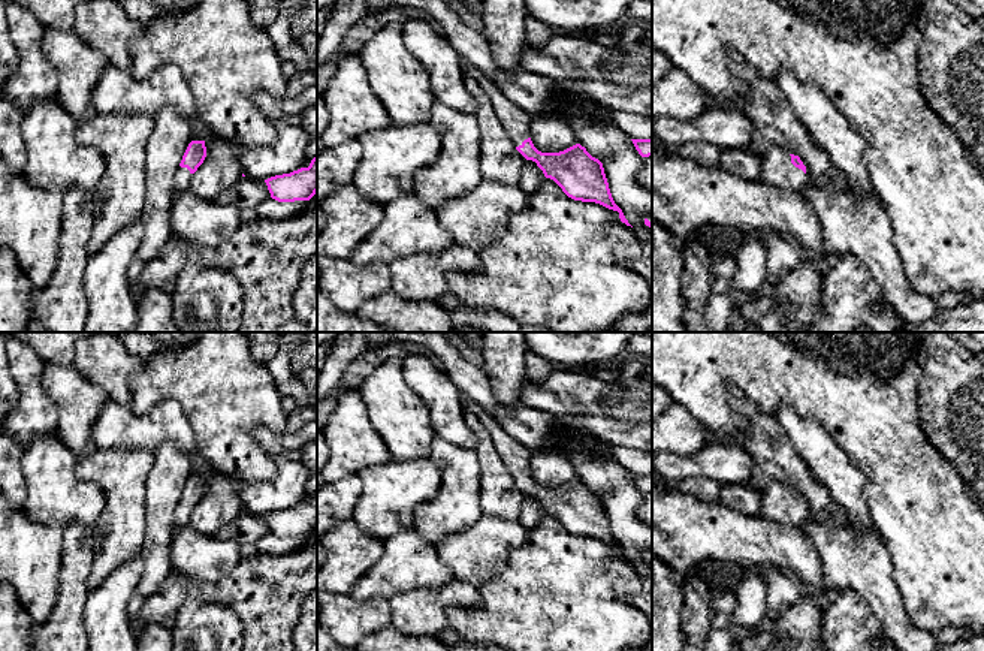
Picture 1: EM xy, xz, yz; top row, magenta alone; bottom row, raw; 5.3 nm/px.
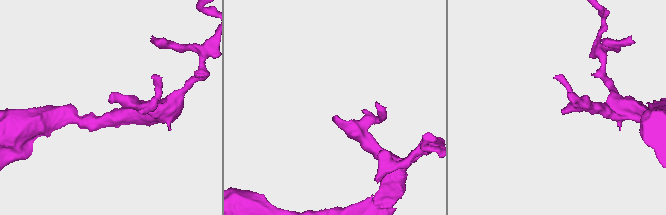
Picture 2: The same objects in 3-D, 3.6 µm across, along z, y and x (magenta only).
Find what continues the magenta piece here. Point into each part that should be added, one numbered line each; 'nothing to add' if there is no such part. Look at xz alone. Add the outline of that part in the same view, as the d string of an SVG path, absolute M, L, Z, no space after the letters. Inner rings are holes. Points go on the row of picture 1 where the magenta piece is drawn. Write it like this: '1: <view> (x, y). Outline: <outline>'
1: xz (516, 121). Outline: M462 58L461 66L465 76L474 78L482 90L489 96L489 100L502 124L507 130L514 147L522 145L529 138L531 117L514 105L499 87L480 69Z

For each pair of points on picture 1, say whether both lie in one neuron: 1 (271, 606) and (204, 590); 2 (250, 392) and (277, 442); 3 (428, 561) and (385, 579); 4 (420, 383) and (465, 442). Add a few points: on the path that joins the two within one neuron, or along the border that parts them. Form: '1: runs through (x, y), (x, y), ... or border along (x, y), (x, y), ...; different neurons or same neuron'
1: runs through (254, 591), (220, 591); same neuron
2: border along (257, 424), (254, 437), (272, 458); different neurons
3: runs through (417, 563), (407, 563), (395, 572); same neuron
4: runs through (435, 398), (446, 409), (447, 422), (452, 427); same neuron

